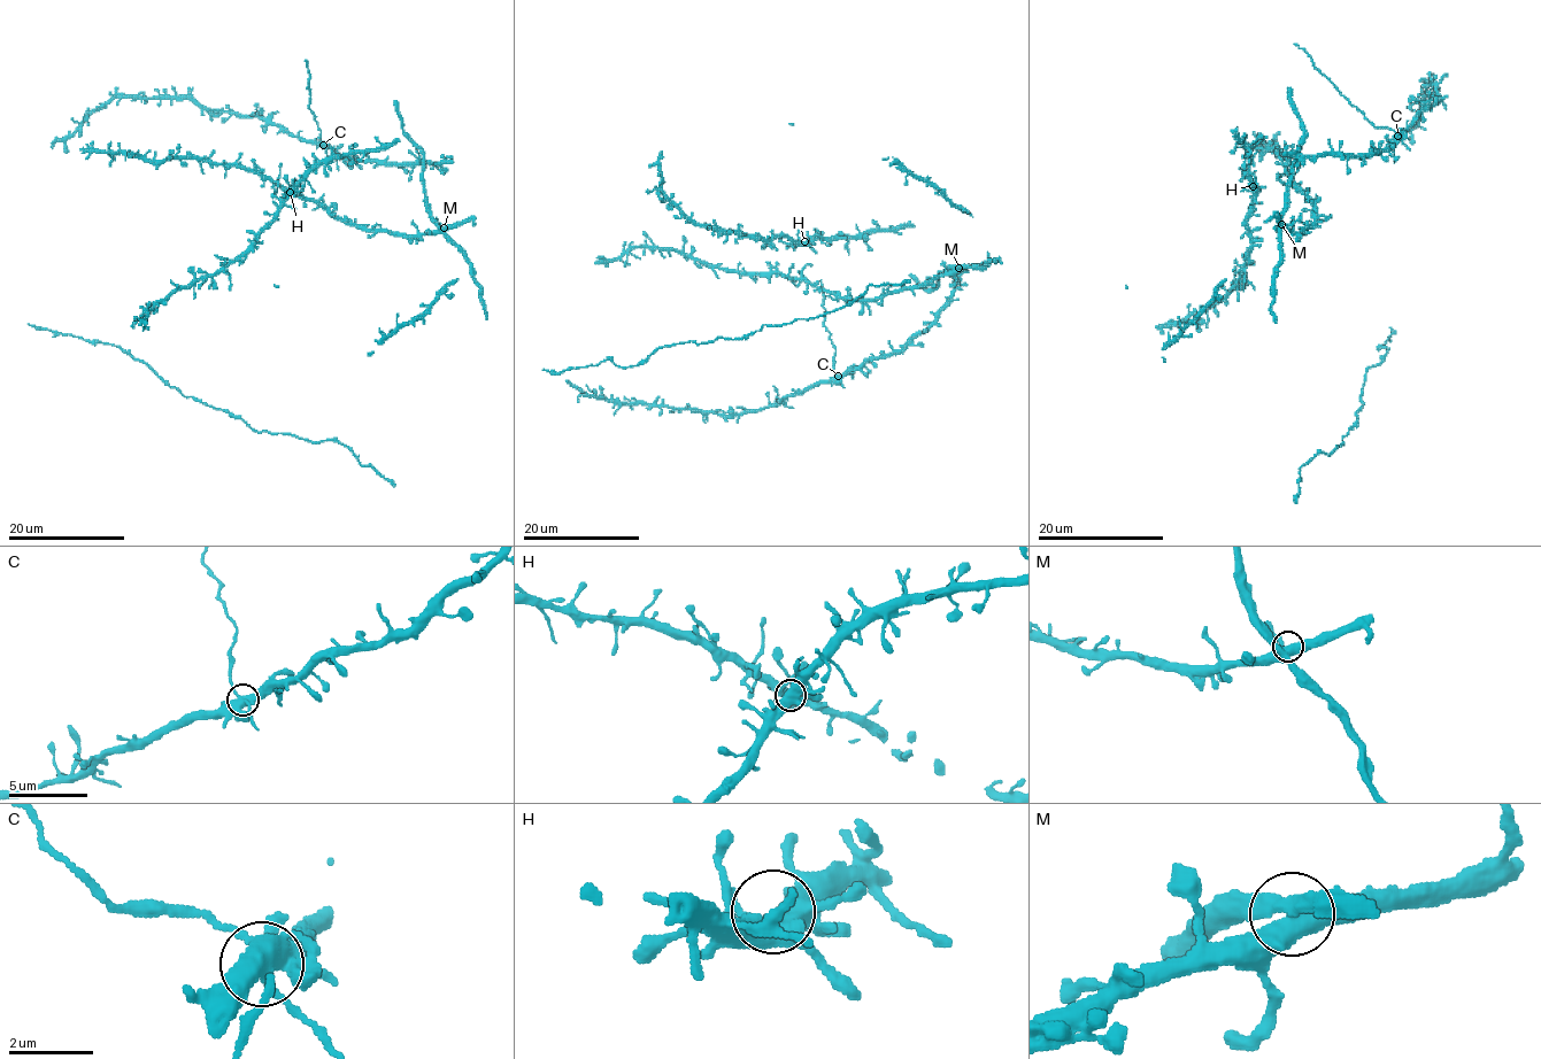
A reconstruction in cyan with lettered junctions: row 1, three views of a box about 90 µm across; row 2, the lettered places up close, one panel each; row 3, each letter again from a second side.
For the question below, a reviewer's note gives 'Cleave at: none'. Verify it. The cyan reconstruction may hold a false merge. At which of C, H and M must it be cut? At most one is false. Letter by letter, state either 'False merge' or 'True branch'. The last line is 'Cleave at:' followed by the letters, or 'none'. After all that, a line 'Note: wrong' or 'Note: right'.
C: False merge
H: True branch
M: True branch
Cleave at: C
Note: wrong

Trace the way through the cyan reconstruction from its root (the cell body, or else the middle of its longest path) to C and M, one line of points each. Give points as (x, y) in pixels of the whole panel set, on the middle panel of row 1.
C: (855, 300), (923, 287), (954, 269), (938, 278), (954, 279), (950, 301), (925, 329), (839, 376)
M: (855, 300), (875, 300), (923, 287), (950, 275), (958, 268)

